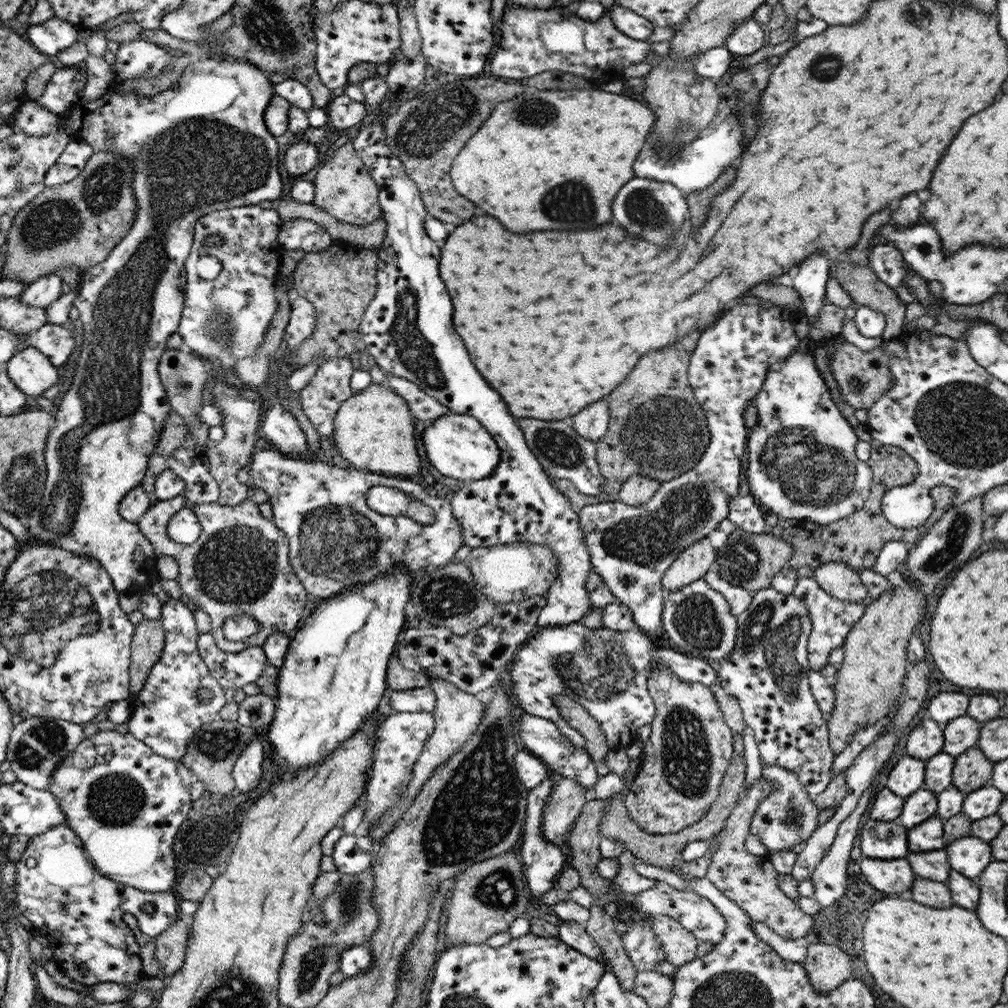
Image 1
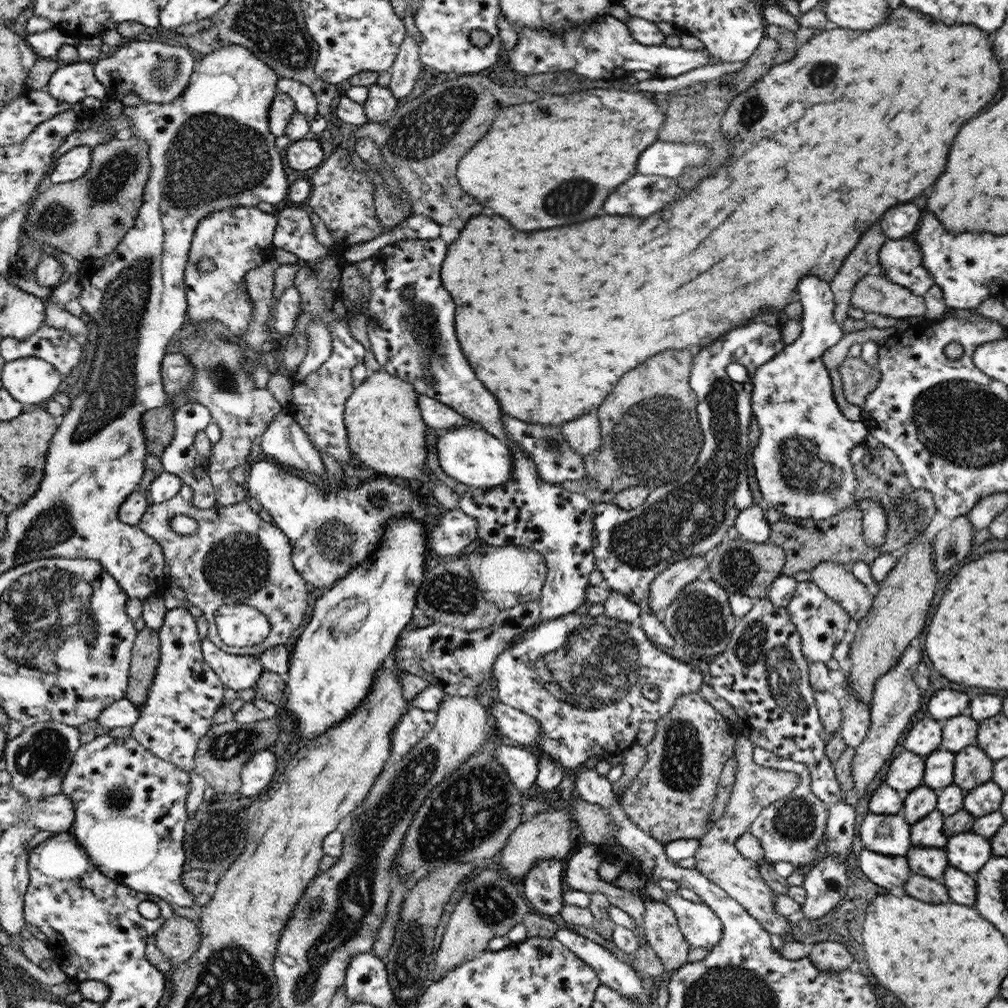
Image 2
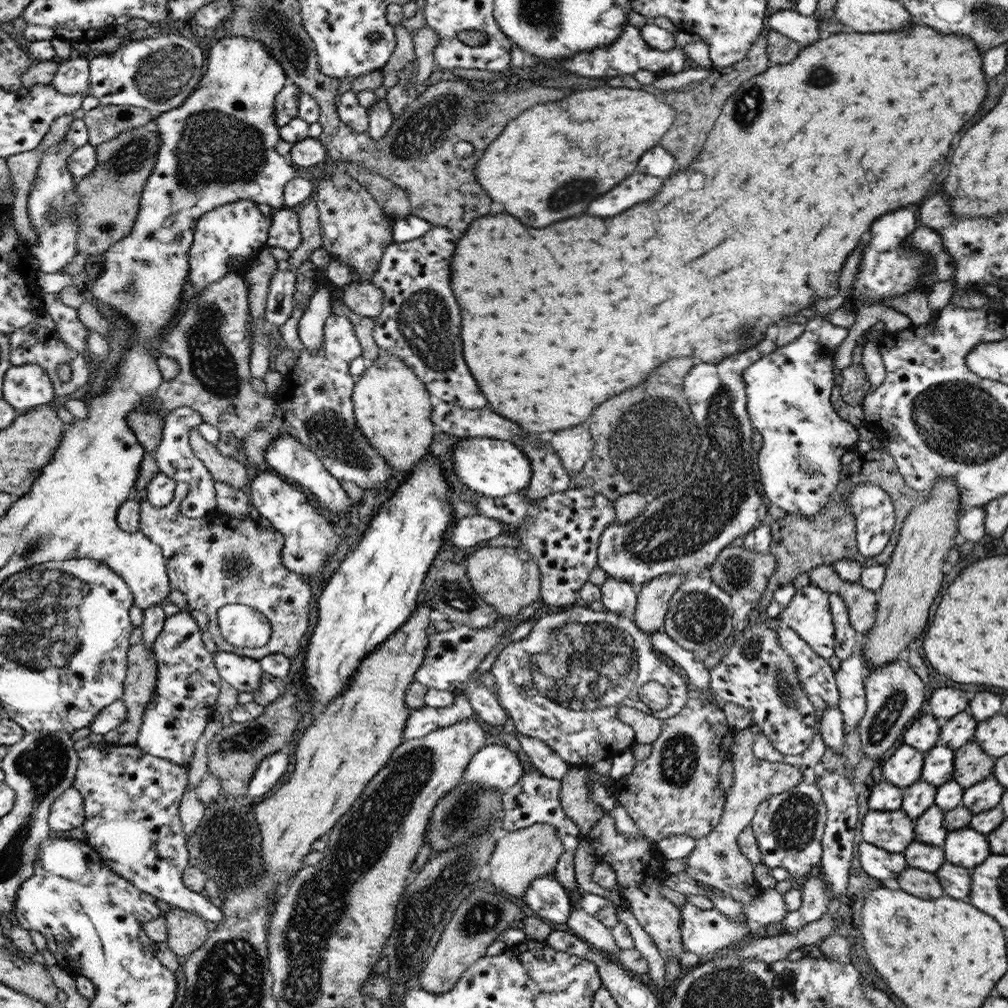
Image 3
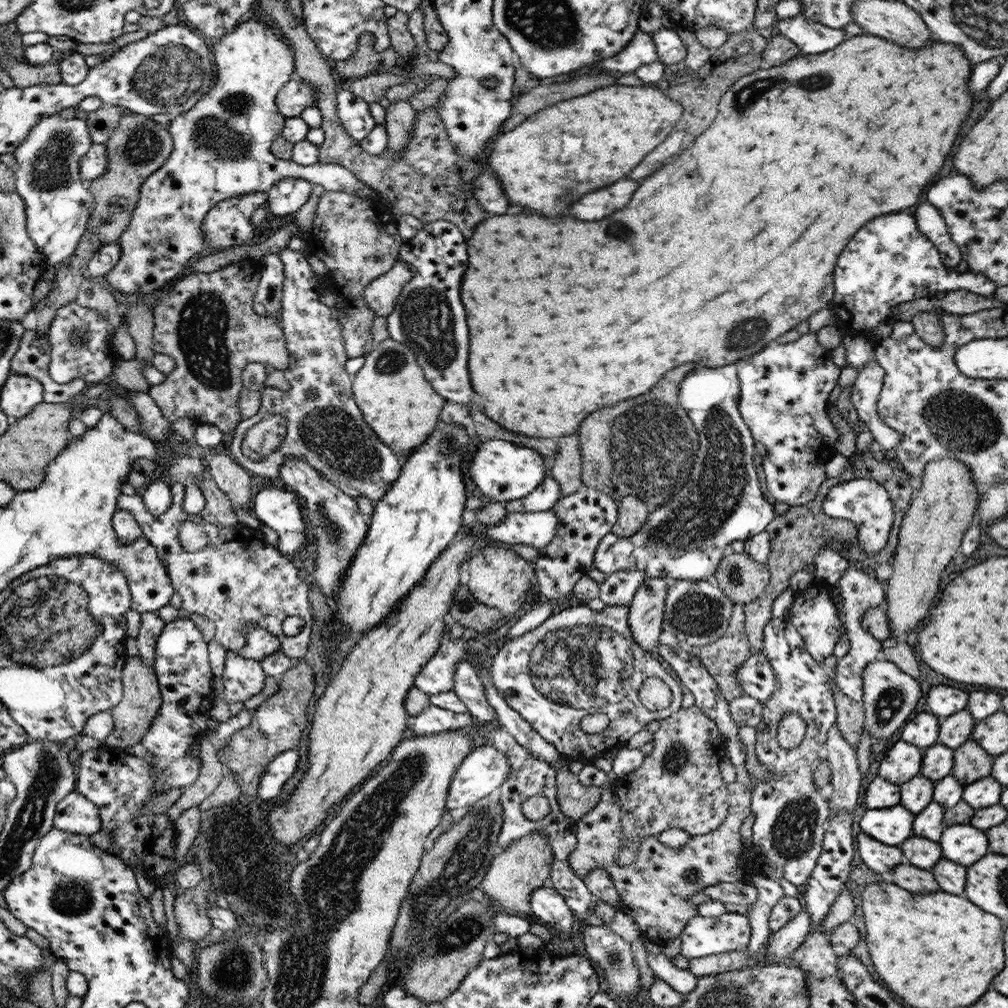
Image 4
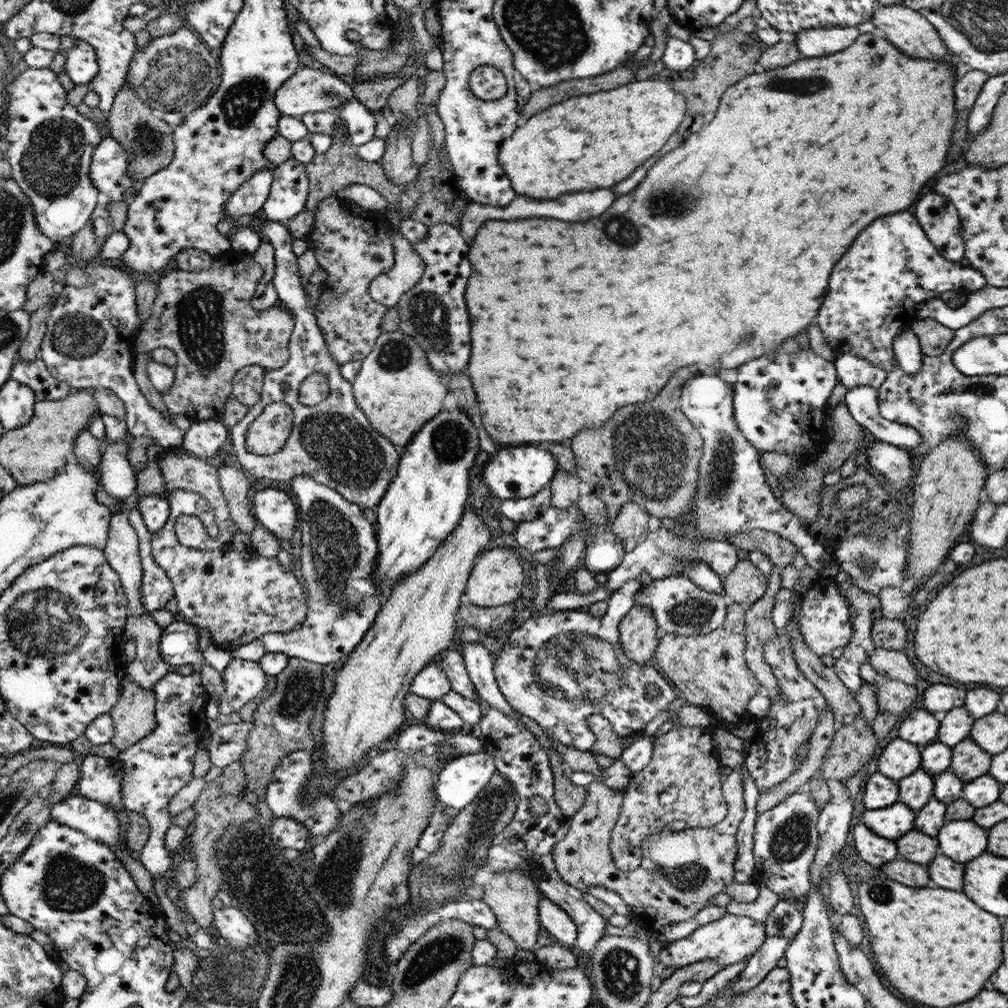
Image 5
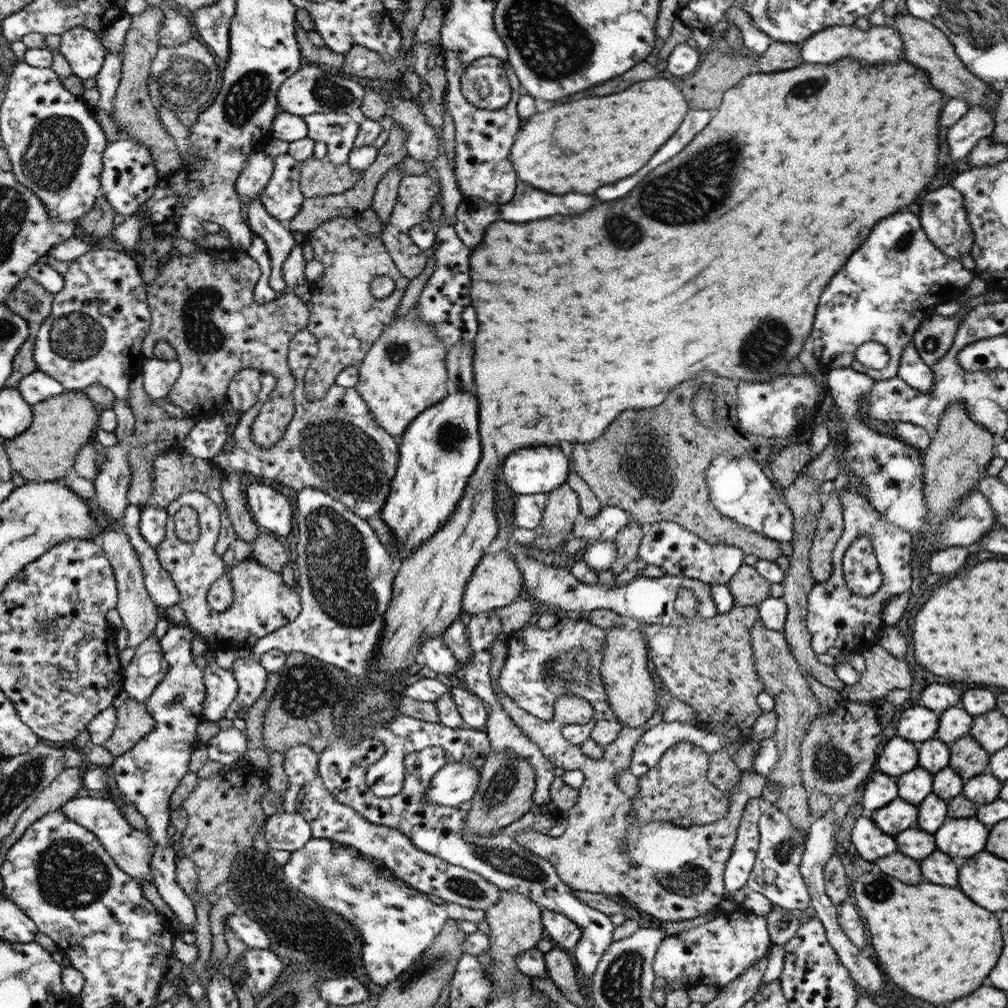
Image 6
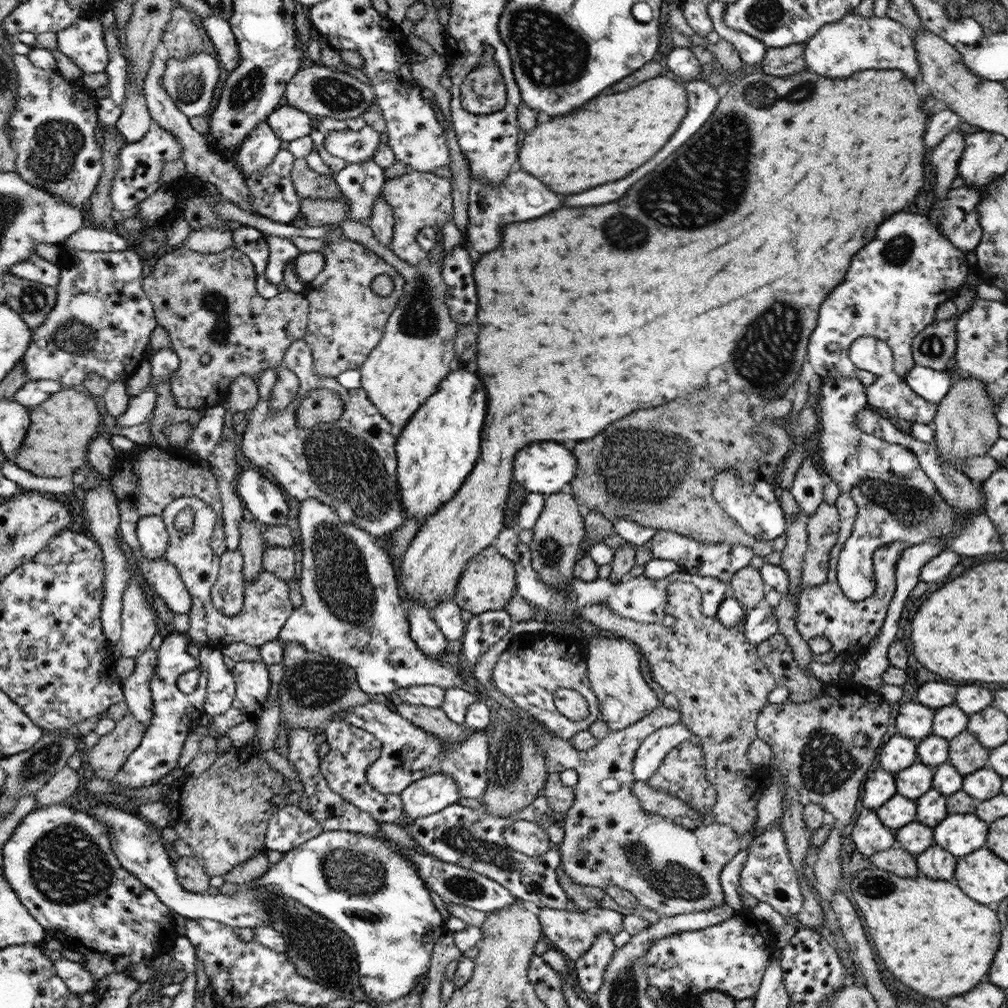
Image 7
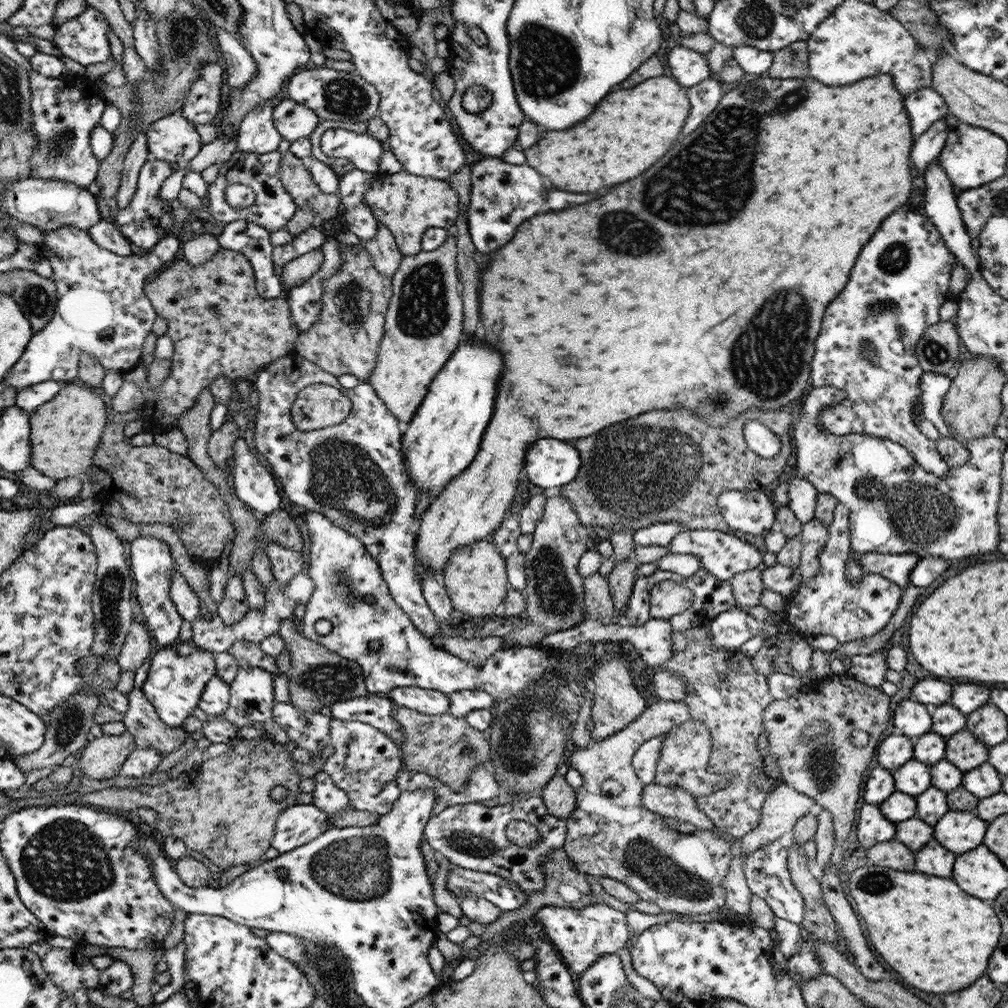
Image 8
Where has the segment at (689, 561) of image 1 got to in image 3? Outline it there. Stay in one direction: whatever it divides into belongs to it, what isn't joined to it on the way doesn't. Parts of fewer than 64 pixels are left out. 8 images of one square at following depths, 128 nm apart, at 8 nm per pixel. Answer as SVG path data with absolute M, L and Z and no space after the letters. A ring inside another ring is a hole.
M664 574L637 588L637 605L633 617L643 633L650 635L662 630L670 599L686 578L686 575Z

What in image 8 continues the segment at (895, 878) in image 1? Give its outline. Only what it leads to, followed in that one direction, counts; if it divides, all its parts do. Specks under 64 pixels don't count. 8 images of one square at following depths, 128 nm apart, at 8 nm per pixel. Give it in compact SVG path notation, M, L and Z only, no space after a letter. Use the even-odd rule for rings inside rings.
M865 803L860 808L856 833L858 841L866 851L876 844L887 843L886 840L890 840L894 832L895 823L884 817L878 805Z

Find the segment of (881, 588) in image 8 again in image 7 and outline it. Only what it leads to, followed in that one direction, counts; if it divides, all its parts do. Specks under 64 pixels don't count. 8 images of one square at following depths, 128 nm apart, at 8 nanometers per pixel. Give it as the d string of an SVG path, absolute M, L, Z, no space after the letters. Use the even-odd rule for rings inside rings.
M842 492L835 502L838 508L840 533L838 540L829 554L829 570L826 582L818 586L810 586L802 589L796 609L796 628L804 639L826 636L832 643L833 650L838 654L844 654L849 650L862 653L868 648L872 639L878 635L884 624L890 601L896 590L895 565L898 557L906 548L904 542L894 542L890 546L878 548L873 553L873 568L876 575L876 590L868 598L861 601L850 600L840 588L837 580L837 562L846 540L852 534L852 527L858 515L858 506L846 492Z

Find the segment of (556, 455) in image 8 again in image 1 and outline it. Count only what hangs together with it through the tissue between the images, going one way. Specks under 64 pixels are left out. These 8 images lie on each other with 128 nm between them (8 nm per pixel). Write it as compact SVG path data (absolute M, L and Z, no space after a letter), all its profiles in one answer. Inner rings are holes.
M449 411L433 420L432 424L427 424L423 438L427 456L434 468L456 480L466 482L490 478L500 462L499 446L474 416Z

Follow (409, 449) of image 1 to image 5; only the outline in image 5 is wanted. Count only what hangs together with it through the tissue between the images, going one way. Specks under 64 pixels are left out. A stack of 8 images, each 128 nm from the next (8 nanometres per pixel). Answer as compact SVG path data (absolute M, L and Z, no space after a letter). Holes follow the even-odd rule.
M399 330L395 332L386 332L376 340L373 351L360 362L358 375L352 381L356 384L356 400L360 400L360 408L372 416L372 427L383 434L390 443L401 449L410 443L412 436L434 415L440 413L444 398L448 392L458 398L458 406L464 411L475 426L480 426L479 402L476 402L476 393L472 386L471 377L467 370L450 375L450 386L446 387L442 383L440 374L430 365L427 356L420 349L420 345L412 336L406 336Z

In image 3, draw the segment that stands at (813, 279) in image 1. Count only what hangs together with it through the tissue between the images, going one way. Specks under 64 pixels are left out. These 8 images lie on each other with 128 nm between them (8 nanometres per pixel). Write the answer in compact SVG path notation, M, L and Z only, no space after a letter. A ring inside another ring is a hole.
M839 296L832 299L818 300L812 307L816 307L819 315L809 320L804 332L792 342L782 345L771 354L748 365L740 376L744 384L747 398L747 412L754 431L763 438L762 448L758 452L758 466L760 482L763 483L764 494L786 511L787 514L818 515L836 490L836 483L842 475L841 458L846 451L855 449L859 440L856 427L842 420L832 407L830 393L834 388L834 352L840 348L849 330L837 328L822 318L828 312L834 312L843 307L845 298Z

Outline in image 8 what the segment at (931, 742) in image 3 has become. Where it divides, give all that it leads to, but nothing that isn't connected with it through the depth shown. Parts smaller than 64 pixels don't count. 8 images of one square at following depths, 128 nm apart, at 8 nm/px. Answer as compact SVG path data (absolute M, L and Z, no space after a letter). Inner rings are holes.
M903 699L894 710L892 726L894 735L920 736L931 730L931 715L926 705Z

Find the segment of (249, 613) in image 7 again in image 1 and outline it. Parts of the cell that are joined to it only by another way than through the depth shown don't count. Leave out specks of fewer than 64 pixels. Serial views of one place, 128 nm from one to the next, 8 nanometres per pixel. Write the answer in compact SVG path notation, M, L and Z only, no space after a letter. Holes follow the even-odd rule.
M184 494L176 498L163 501L153 501L143 518L138 520L137 524L153 545L158 556L172 557L178 562L179 574L175 579L178 581L185 597L193 600L197 608L201 608L210 615L211 633L215 637L216 644L224 652L242 652L244 648L252 646L263 646L271 635L276 632L289 634L296 630L302 612L308 602L308 594L303 583L295 576L290 561L290 541L287 535L280 529L276 528L270 520L266 520L262 514L258 514L258 506L253 498L245 500L236 506L212 504L195 504L192 507L195 513L195 519L201 525L201 535L192 544L180 544L170 540L168 536L168 524L175 521L176 516L182 508L186 508L188 499ZM240 613L250 613L254 619L260 621L260 632L250 636L250 638L240 640L228 640L224 633L224 622L228 617Z

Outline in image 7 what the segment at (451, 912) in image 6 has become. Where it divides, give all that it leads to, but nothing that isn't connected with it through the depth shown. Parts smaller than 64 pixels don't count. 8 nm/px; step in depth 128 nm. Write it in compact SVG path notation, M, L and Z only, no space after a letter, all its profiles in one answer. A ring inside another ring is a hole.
M82 801L76 807L83 808L84 812L95 816L99 822L106 823L114 842L116 859L120 864L132 875L139 877L148 888L153 888L163 904L187 920L216 920L238 928L270 927L273 924L271 913L275 906L274 900L292 898L301 906L332 922L344 934L348 934L353 948L356 948L360 986L366 996L370 996L376 1004L388 1004L392 1000L398 1000L400 996L412 992L416 984L427 985L429 982L431 956L438 939L445 933L444 923L438 908L430 899L430 890L424 879L418 875L418 867L414 865L414 861L385 840L377 840L356 832L323 831L319 836L310 838L301 846L284 853L279 862L269 865L266 873L248 882L246 889L240 889L232 896L222 893L209 894L207 890L204 893L195 893L180 884L174 862L165 850L167 844L160 832L134 810L94 801Z

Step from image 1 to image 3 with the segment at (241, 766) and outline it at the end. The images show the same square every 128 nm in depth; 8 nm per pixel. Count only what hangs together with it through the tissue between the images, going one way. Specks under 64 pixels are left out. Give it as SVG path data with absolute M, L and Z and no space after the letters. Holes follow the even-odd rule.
M285 750L271 753L270 756L266 756L260 764L258 769L254 773L252 781L249 783L247 791L248 796L264 796L272 792L280 778L288 772L288 766L290 762L293 762L293 754Z

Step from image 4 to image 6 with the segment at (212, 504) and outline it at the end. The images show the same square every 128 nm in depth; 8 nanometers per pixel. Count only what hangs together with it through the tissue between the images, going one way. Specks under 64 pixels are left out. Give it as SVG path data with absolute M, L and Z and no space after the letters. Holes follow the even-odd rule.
M166 450L160 453L153 462L154 466L154 491L150 493L150 498L142 506L158 506L166 509L172 502L185 492L198 491L206 493L210 500L215 501L220 511L220 532L218 542L215 543L216 551L222 557L228 550L228 546L237 538L235 529L231 524L230 515L227 512L227 503L223 499L222 482L225 477L224 472L216 467L211 460L198 459L190 453L174 452Z

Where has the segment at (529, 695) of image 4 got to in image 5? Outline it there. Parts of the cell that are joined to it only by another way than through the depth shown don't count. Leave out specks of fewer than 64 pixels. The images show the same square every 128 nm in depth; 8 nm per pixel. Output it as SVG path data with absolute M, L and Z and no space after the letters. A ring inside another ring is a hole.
M636 576L626 581L618 591L614 591L607 602L607 612L604 616L592 616L583 609L556 611L540 617L530 617L505 637L500 654L493 658L494 676L504 698L513 708L542 726L547 736L556 738L556 741L566 746L590 751L596 736L590 731L586 718L592 714L602 714L610 721L614 733L621 737L629 737L633 733L642 732L648 722L676 699L673 685L655 669L654 665L646 662L644 666L638 666L622 652L620 621L634 606L634 593L642 586L640 580L641 576ZM648 684L654 684L660 690L656 699L644 693Z

